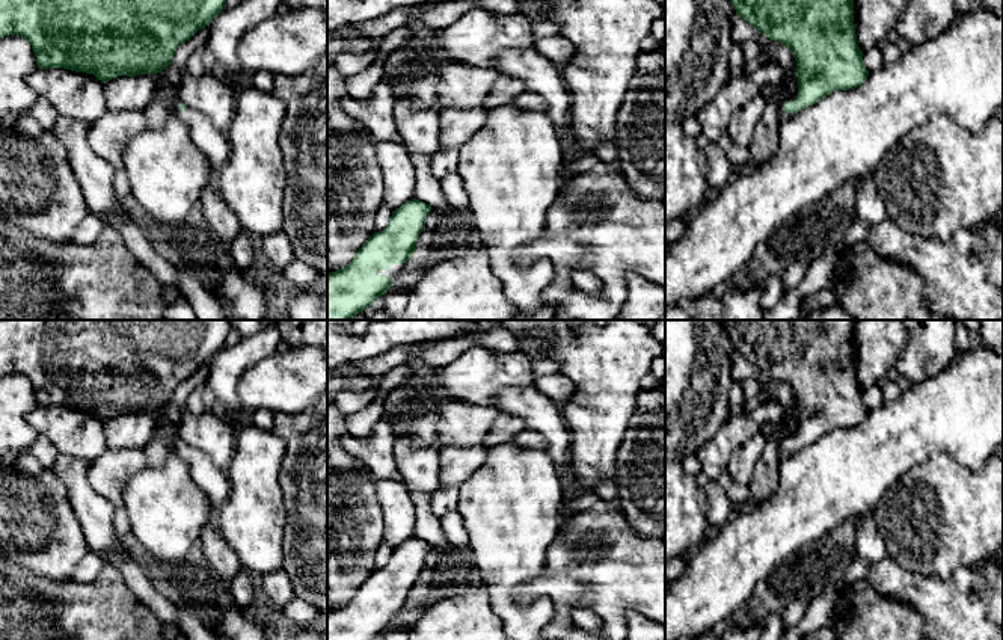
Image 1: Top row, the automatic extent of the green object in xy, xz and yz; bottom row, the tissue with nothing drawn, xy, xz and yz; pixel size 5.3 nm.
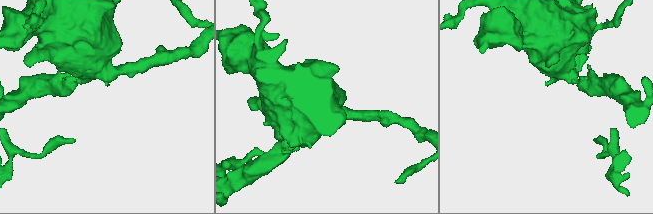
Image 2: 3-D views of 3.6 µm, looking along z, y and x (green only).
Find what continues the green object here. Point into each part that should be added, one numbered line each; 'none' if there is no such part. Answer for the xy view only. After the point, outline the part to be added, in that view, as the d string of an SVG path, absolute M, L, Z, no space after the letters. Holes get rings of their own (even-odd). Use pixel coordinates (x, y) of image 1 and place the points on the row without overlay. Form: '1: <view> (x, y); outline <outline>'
1: xy (204, 473); outline M179 439L176 441L176 456L189 463L192 480L205 492L217 512L231 495L228 474L217 468L202 450L192 445L181 450Z

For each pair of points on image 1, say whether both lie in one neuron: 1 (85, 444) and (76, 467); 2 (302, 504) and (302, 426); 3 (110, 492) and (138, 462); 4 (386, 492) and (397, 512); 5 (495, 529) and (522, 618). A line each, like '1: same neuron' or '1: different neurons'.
1: different neurons
2: same neuron
3: same neuron
4: same neuron
5: same neuron

